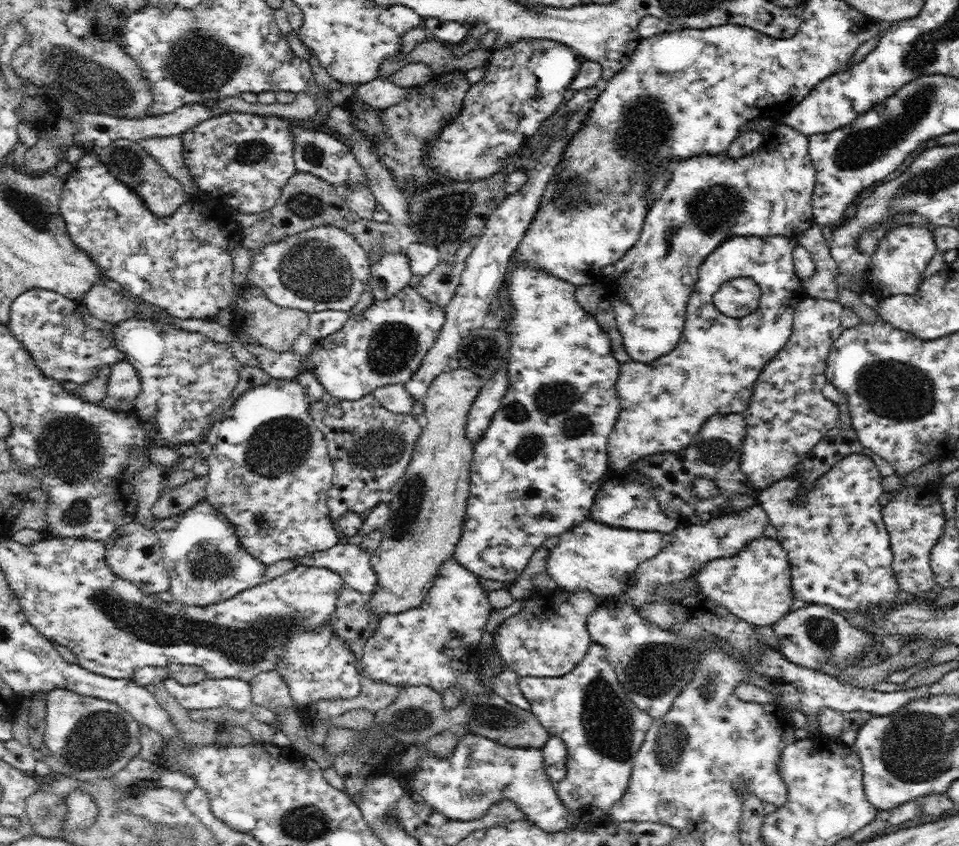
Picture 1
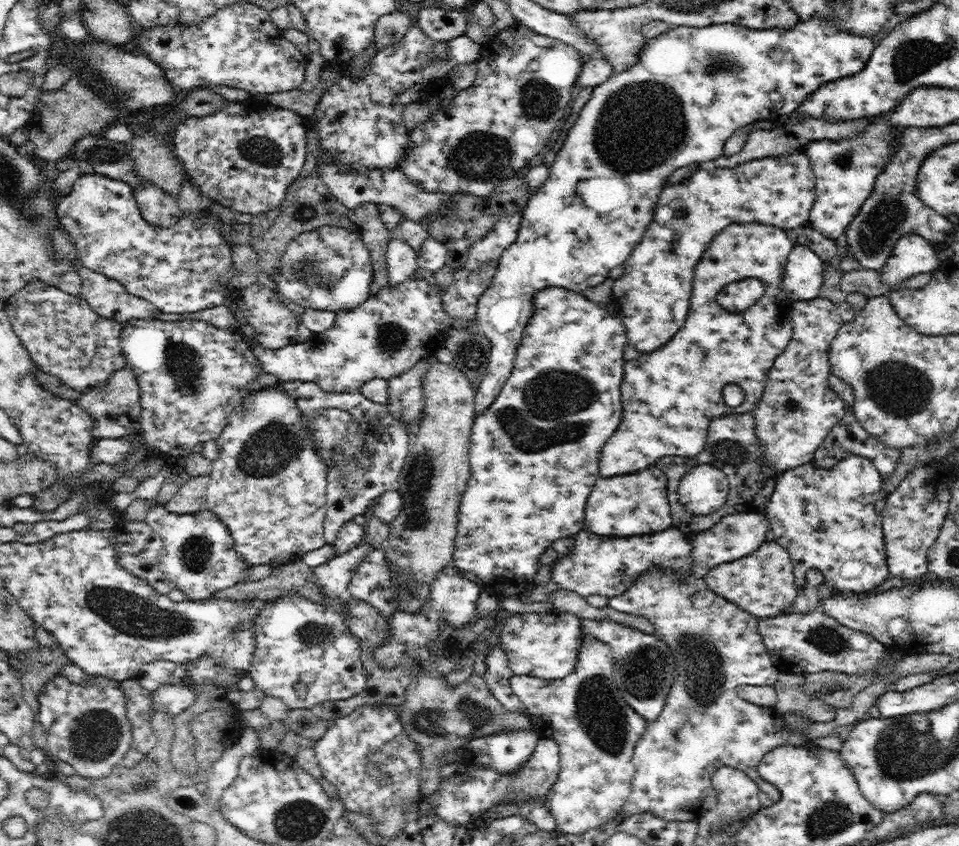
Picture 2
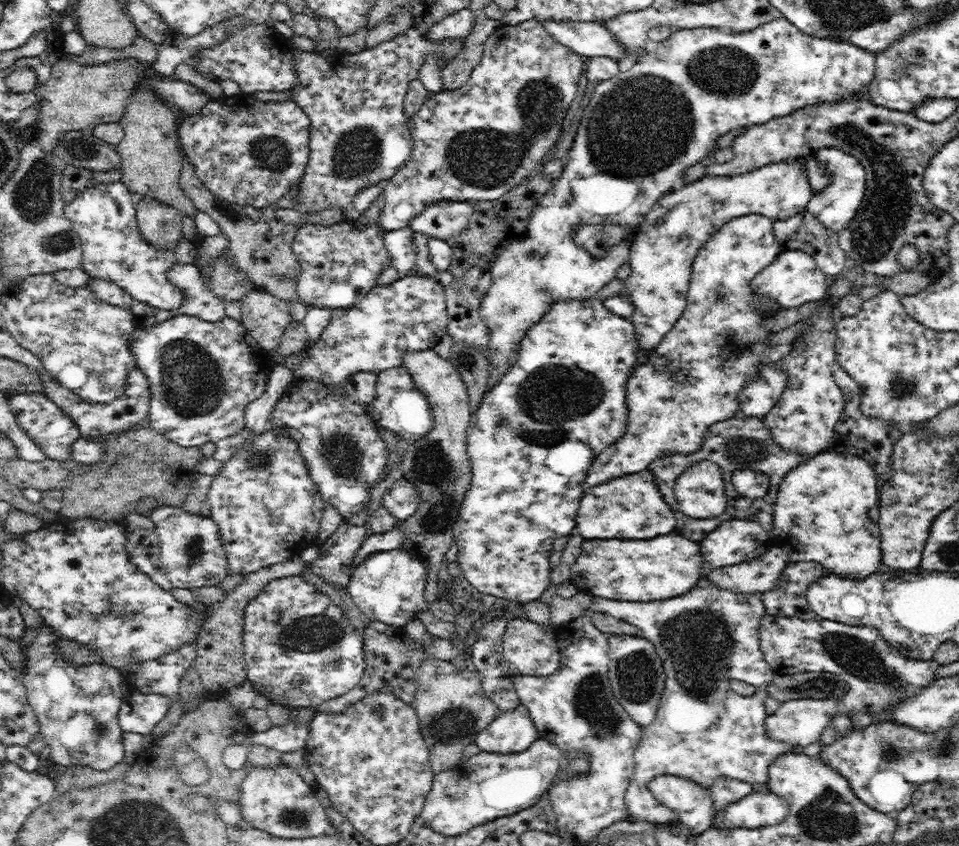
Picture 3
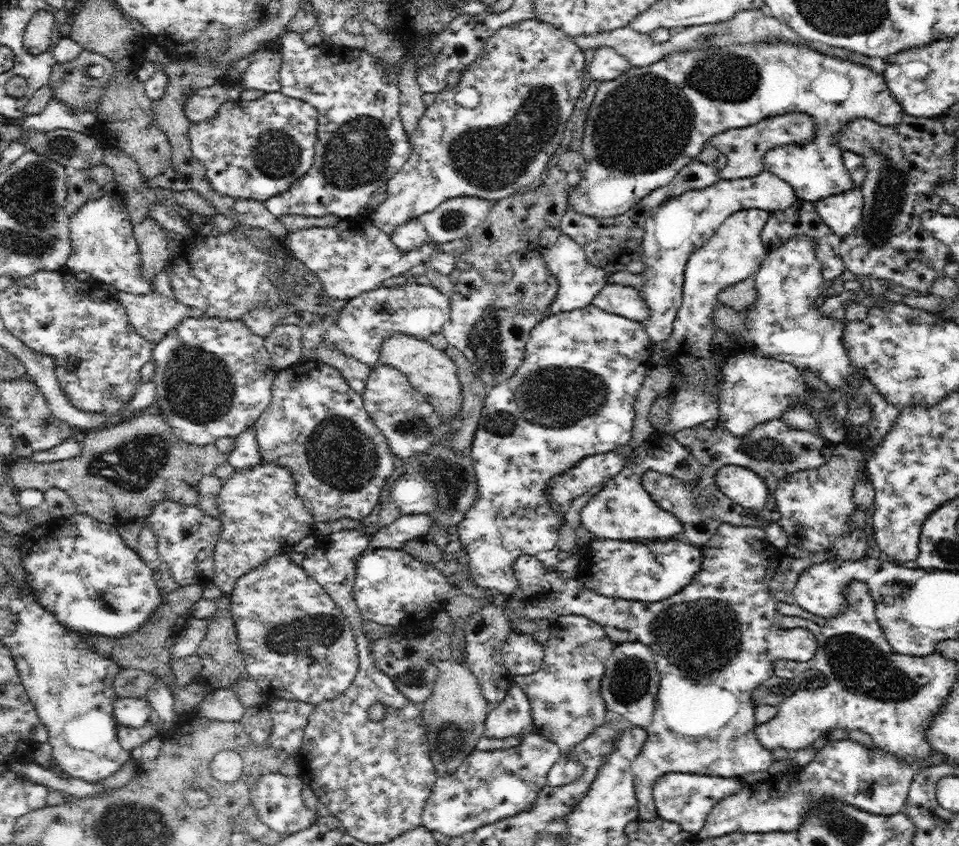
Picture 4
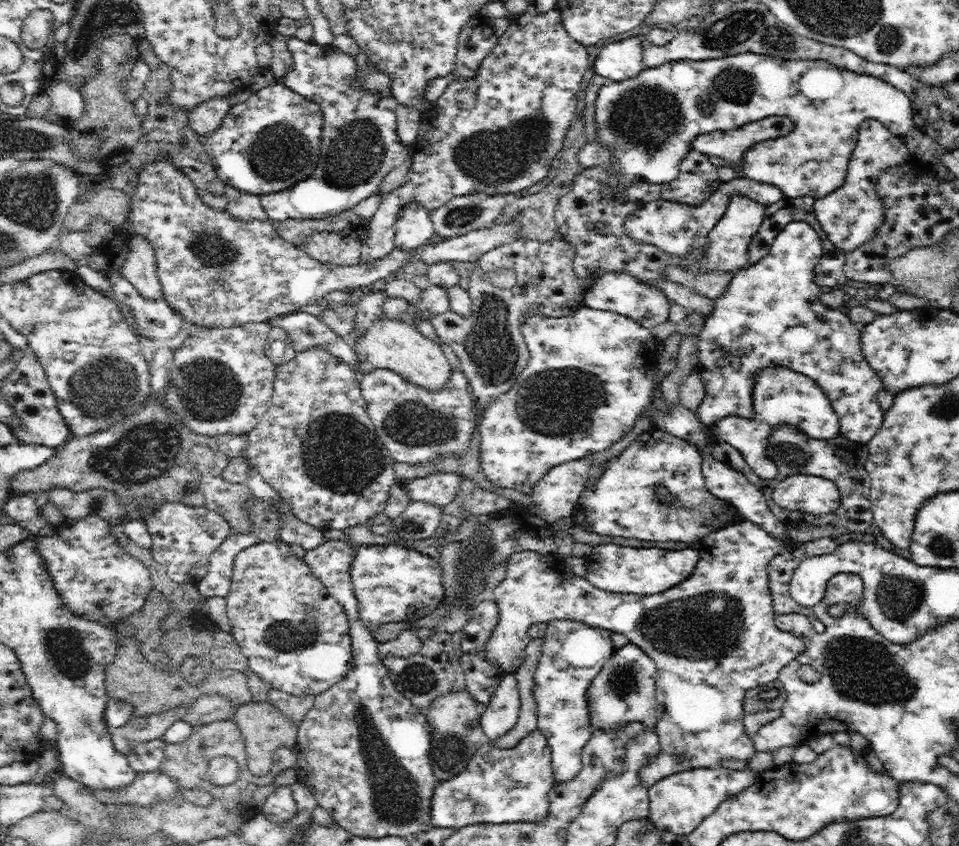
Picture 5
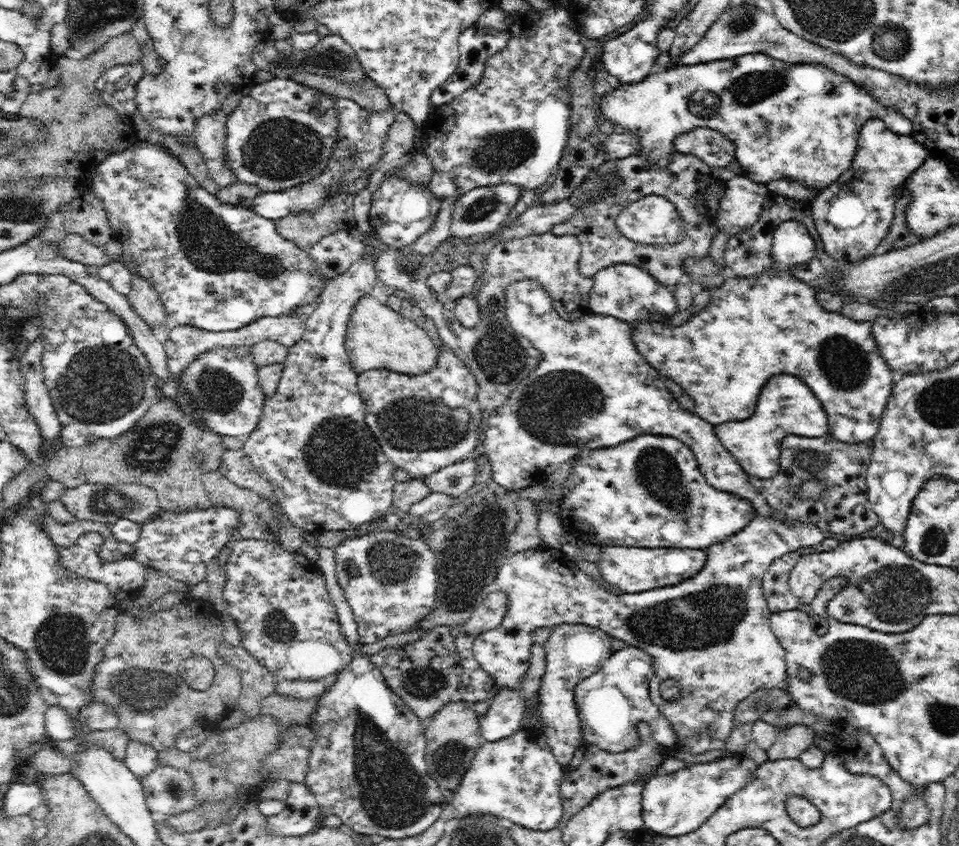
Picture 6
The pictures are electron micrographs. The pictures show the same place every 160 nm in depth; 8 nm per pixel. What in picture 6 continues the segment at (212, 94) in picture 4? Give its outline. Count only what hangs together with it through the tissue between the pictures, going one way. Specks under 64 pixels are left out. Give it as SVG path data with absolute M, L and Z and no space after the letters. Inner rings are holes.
M220 109L200 117L193 130L193 141L201 152L212 180L224 188L236 182L233 170L226 162L227 115Z

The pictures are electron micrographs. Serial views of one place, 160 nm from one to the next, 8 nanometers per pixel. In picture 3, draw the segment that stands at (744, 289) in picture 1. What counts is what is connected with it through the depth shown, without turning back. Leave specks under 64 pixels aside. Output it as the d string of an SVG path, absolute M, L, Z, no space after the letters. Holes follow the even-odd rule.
M787 250L782 251L776 257L776 260L772 264L766 266L764 270L761 270L752 280L751 280L751 290L754 293L760 295L768 295L774 298L776 302L780 303L781 308L789 309L790 307L799 307L803 304L809 303L810 301L819 301L822 298L828 297L829 289L829 279L820 267L816 264L816 259L811 257L810 254L800 250Z

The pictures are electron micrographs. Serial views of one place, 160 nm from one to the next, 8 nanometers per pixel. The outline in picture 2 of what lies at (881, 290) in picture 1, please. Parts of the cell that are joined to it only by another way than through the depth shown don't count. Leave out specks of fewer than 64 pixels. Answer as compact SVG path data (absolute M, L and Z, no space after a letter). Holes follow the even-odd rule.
M910 233L897 240L886 264L878 271L886 286L896 286L914 274L936 274L940 262L930 242Z

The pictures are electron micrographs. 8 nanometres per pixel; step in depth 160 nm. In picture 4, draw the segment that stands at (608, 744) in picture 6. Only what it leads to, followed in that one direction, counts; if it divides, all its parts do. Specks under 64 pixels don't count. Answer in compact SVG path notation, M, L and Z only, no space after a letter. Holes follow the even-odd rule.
M638 641L616 643L605 659L605 672L600 682L600 693L606 709L618 712L636 727L646 728L653 719L657 702L660 675L650 647Z

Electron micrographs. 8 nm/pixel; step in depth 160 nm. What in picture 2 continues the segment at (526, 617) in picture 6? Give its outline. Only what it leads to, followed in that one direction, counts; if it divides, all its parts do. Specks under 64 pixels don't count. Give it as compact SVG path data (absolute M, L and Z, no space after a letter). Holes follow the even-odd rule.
M734 513L723 516L708 530L698 530L690 537L692 545L692 564L690 572L683 579L676 579L662 569L647 570L624 594L609 598L608 605L625 614L646 618L654 625L656 637L664 640L667 648L672 649L676 660L676 678L672 682L660 716L646 725L645 731L636 743L633 754L635 773L631 784L630 796L625 800L621 814L628 818L633 815L652 813L654 817L667 821L697 822L704 812L716 806L716 791L712 786L712 774L720 767L742 770L772 800L778 802L780 791L766 782L758 774L760 761L772 749L786 745L790 729L782 725L781 713L774 706L758 706L742 699L737 694L739 685L773 685L780 672L766 651L762 635L758 632L758 618L742 610L709 590L705 576L714 566L747 557L764 544L765 534L771 530L765 514Z

